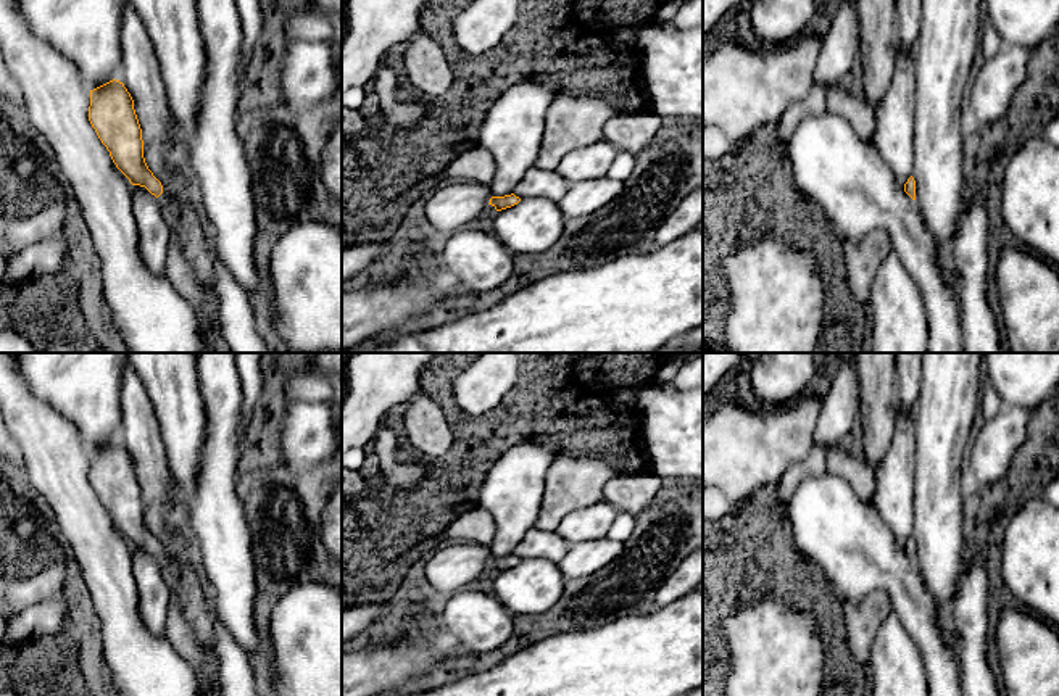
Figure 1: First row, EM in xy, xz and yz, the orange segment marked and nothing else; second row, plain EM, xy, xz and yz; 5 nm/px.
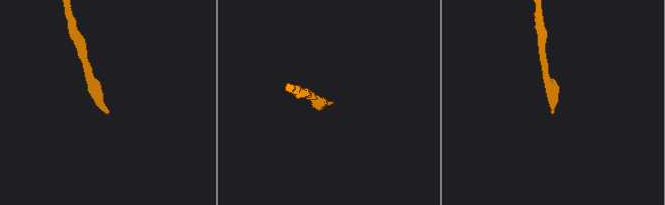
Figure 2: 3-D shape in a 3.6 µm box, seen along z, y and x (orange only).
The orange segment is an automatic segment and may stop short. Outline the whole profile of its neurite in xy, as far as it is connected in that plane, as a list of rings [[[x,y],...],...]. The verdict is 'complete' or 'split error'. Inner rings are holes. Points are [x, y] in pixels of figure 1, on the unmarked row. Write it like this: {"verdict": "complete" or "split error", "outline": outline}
{"verdict": "split error", "outline": [[[113,440],[90,451],[89,482],[110,512],[113,524],[129,543],[145,548],[160,561],[163,578],[169,588],[164,636],[174,651],[192,665],[195,677],[203,677],[208,656],[195,641],[181,614],[176,591],[177,580],[169,570],[161,543],[145,524],[142,490],[134,470],[134,461],[123,443]]]}

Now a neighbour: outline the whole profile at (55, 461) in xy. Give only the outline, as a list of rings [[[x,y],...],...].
[[[0,353],[0,411],[23,454],[23,469],[44,504],[48,504],[69,545],[102,624],[103,662],[121,696],[198,696],[192,665],[166,638],[152,635],[140,617],[132,574],[132,545],[116,528],[89,482],[90,451],[76,425],[35,396],[16,371],[16,353]]]

